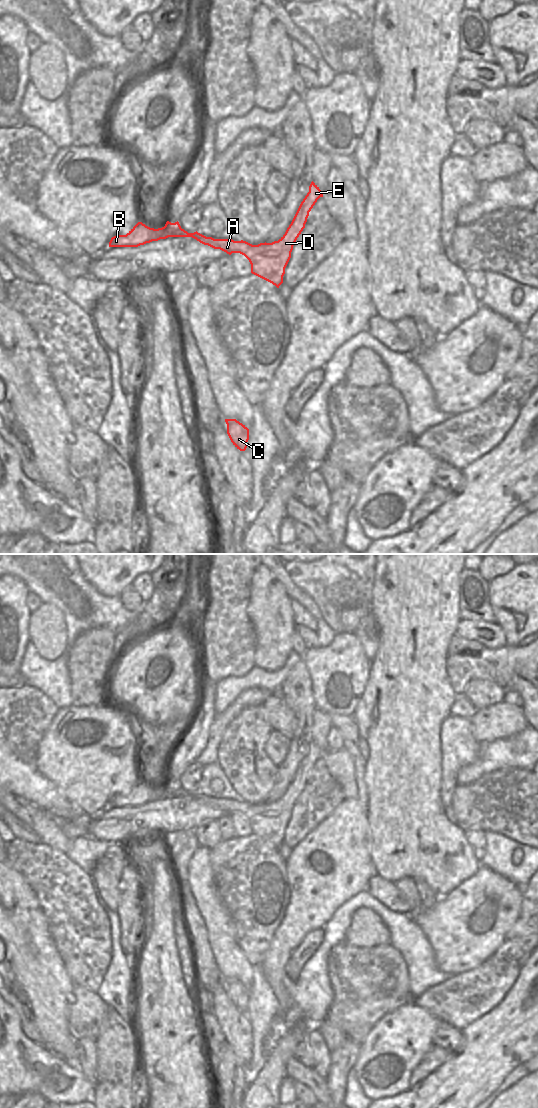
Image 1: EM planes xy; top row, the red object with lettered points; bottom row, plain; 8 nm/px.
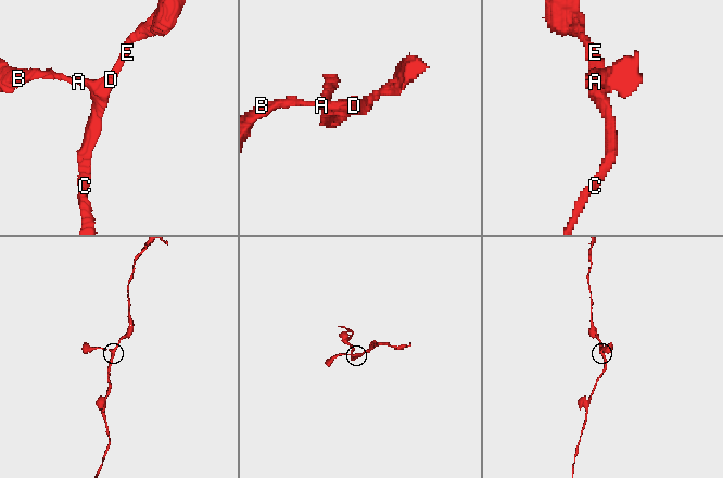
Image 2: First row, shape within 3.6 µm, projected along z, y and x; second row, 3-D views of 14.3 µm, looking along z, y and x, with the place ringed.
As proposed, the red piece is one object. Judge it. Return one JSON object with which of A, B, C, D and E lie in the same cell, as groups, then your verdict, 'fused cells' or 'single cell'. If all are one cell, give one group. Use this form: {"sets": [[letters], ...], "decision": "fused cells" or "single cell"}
{"sets": [["A", "B", "C", "D", "E"]], "decision": "single cell"}

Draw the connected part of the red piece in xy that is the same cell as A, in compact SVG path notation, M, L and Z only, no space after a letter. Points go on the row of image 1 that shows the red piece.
M312 181L309 186L309 192L301 202L291 224L287 228L285 234L278 240L272 243L260 243L258 245L252 245L246 241L234 241L232 239L214 239L212 237L206 237L197 231L194 233L188 233L181 228L179 222L171 223L166 222L162 228L154 229L146 226L142 222L138 222L126 235L116 235L111 238L109 247L138 247L152 241L158 241L160 239L166 239L168 237L192 237L204 245L208 245L214 249L220 249L227 254L240 253L244 255L251 264L251 273L272 283L277 288L283 283L283 276L285 274L285 268L291 258L291 252L293 246L305 228L309 212L317 202L317 200L323 197L323 194L319 187Z

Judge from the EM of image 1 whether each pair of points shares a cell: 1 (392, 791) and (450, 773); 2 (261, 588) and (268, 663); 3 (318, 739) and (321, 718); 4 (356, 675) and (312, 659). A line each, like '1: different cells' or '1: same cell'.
1: different cells
2: same cell
3: same cell
4: same cell

